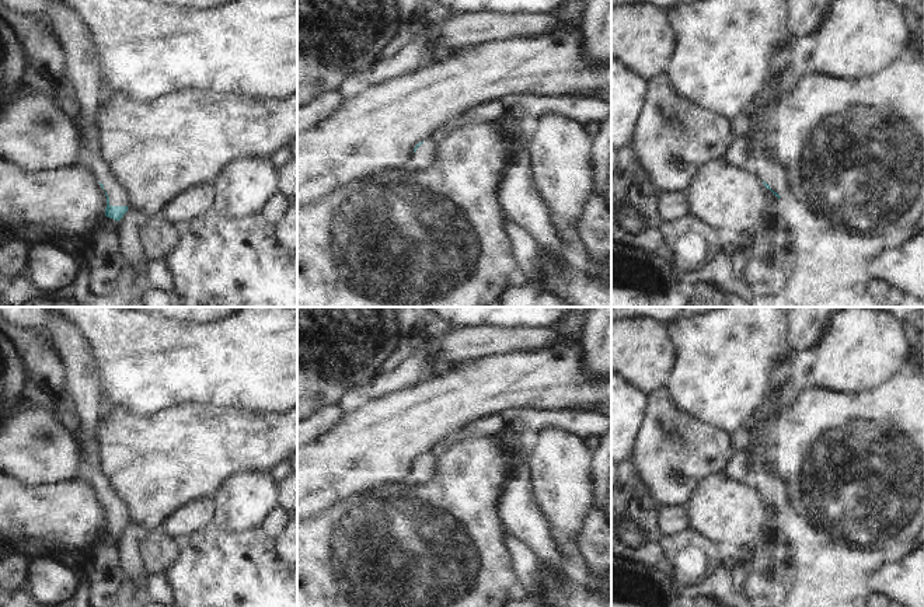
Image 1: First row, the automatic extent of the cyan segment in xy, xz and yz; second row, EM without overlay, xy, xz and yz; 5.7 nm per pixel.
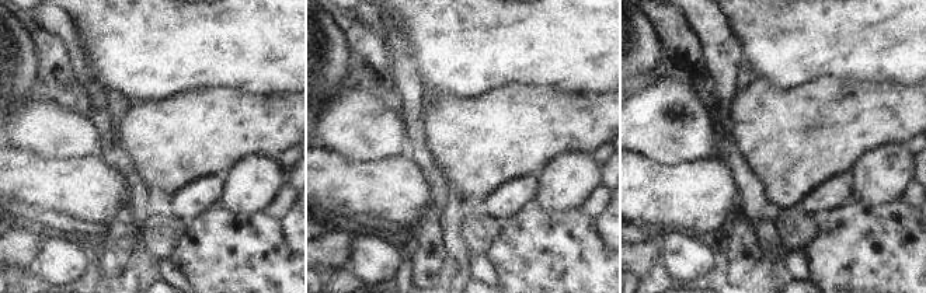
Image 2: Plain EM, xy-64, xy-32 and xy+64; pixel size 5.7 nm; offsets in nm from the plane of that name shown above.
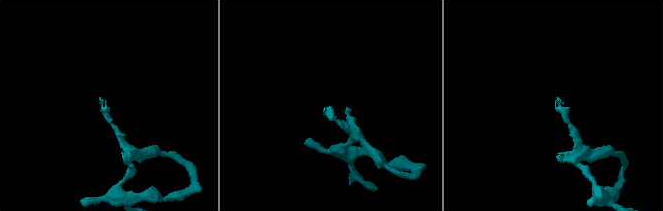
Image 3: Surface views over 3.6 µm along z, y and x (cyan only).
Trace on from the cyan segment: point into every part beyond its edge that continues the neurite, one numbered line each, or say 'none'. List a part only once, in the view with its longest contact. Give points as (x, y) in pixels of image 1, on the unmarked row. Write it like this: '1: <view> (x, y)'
1: xy (86, 384)

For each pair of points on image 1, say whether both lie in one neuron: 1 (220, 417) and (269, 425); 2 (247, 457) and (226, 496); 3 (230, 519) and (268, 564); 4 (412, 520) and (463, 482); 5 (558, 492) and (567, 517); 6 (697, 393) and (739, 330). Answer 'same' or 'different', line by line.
1: same
2: different
3: different
4: same
5: same
6: same

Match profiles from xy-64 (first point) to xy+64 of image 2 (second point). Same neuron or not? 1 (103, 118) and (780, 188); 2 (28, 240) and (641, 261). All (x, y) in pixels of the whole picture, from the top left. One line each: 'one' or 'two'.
1: two
2: one

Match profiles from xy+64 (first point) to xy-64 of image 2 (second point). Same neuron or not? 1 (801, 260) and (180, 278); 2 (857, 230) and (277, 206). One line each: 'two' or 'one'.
1: one
2: two

